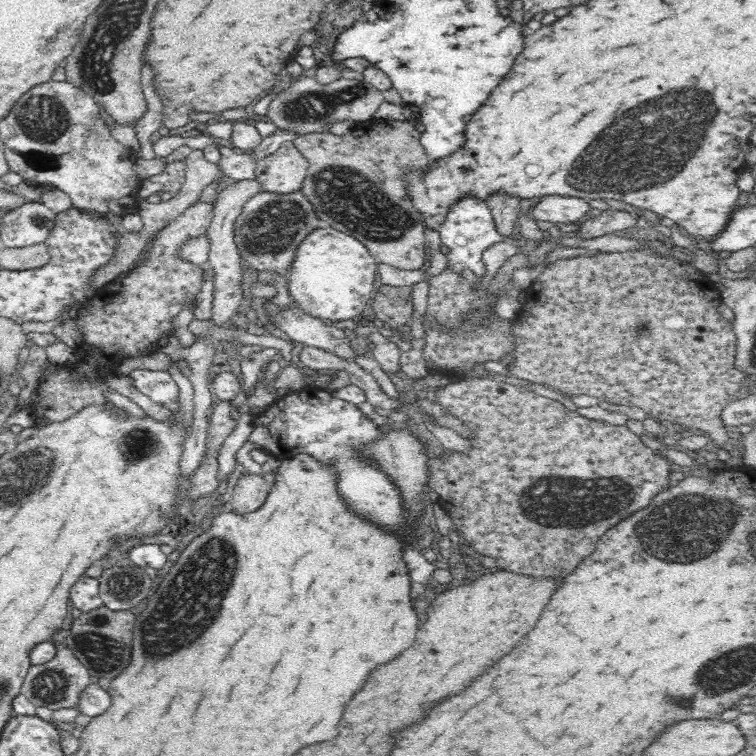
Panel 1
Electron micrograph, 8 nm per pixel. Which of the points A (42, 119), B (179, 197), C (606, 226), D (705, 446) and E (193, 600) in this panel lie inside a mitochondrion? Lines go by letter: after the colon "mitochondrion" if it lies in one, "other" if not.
A: mitochondrion
B: other
C: other
D: other
E: mitochondrion

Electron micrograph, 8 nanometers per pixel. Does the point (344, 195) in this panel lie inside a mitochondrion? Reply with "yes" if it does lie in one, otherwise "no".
yes

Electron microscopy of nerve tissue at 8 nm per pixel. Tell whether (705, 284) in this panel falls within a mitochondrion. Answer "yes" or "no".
no

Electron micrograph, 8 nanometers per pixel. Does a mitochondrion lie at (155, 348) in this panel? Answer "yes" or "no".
no

